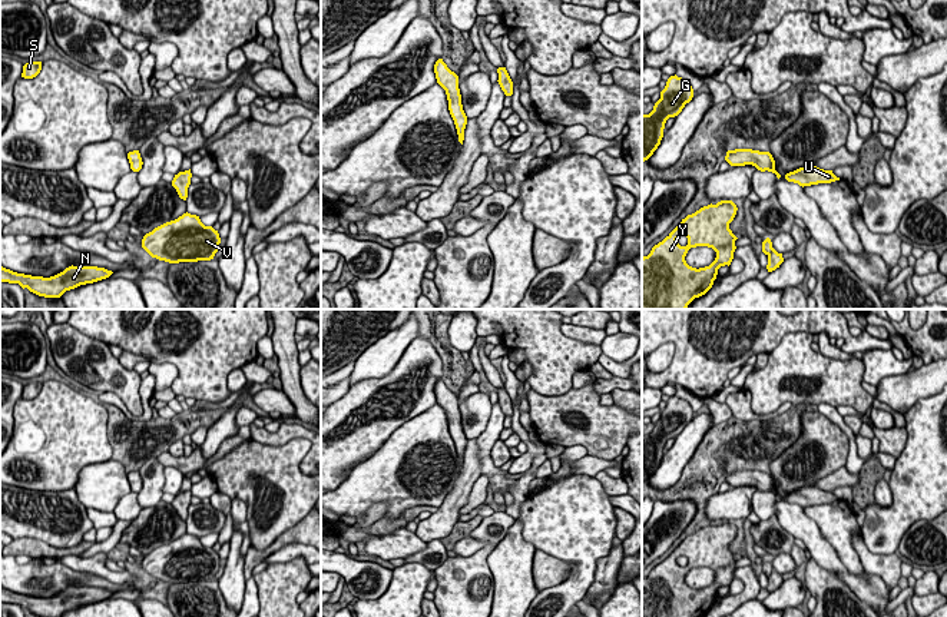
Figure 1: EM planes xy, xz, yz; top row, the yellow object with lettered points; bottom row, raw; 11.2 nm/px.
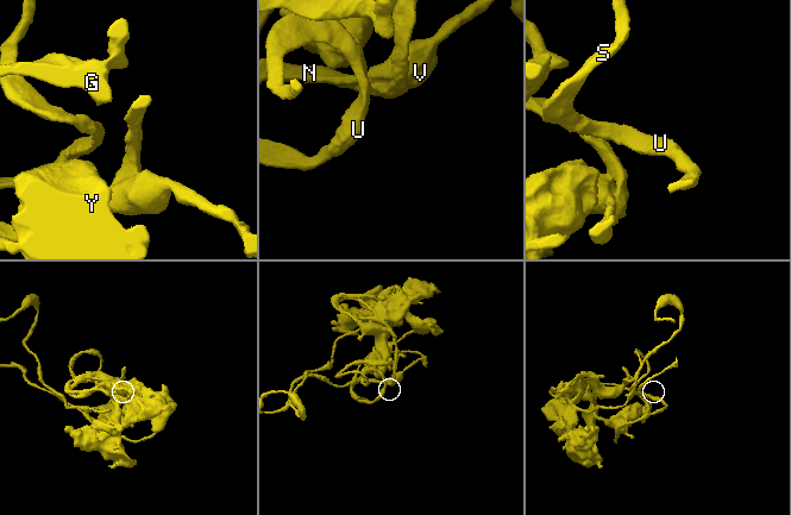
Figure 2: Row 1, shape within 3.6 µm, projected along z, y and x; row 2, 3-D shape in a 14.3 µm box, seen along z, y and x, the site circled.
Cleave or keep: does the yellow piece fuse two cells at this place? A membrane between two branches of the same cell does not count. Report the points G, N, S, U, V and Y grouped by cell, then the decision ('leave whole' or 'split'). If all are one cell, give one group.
G N S U V Y | leave whole

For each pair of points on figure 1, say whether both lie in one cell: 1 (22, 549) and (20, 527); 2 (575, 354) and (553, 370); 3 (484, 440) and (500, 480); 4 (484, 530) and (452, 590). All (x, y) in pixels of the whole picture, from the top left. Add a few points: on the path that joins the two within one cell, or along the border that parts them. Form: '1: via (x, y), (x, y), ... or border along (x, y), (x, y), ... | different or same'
1: border along (15, 538), (39, 538), (53, 546) | different
2: via (569, 357), (559, 364) | same
3: via (484, 450), (484, 458), (490, 470) | same
4: via (489, 544), (476, 566), (466, 576) | same

